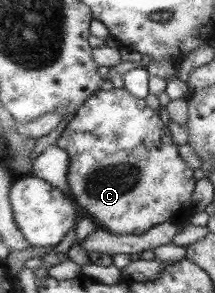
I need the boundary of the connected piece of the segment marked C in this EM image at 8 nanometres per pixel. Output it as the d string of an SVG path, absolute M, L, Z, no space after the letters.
M124 88L98 89L92 93L64 127L56 145L68 154L66 183L69 194L98 227L104 227L111 234L140 235L164 222L180 227L192 215L190 193L194 189L194 179L190 166L178 157L168 127L160 123L156 111L146 107L144 99L132 97Z

